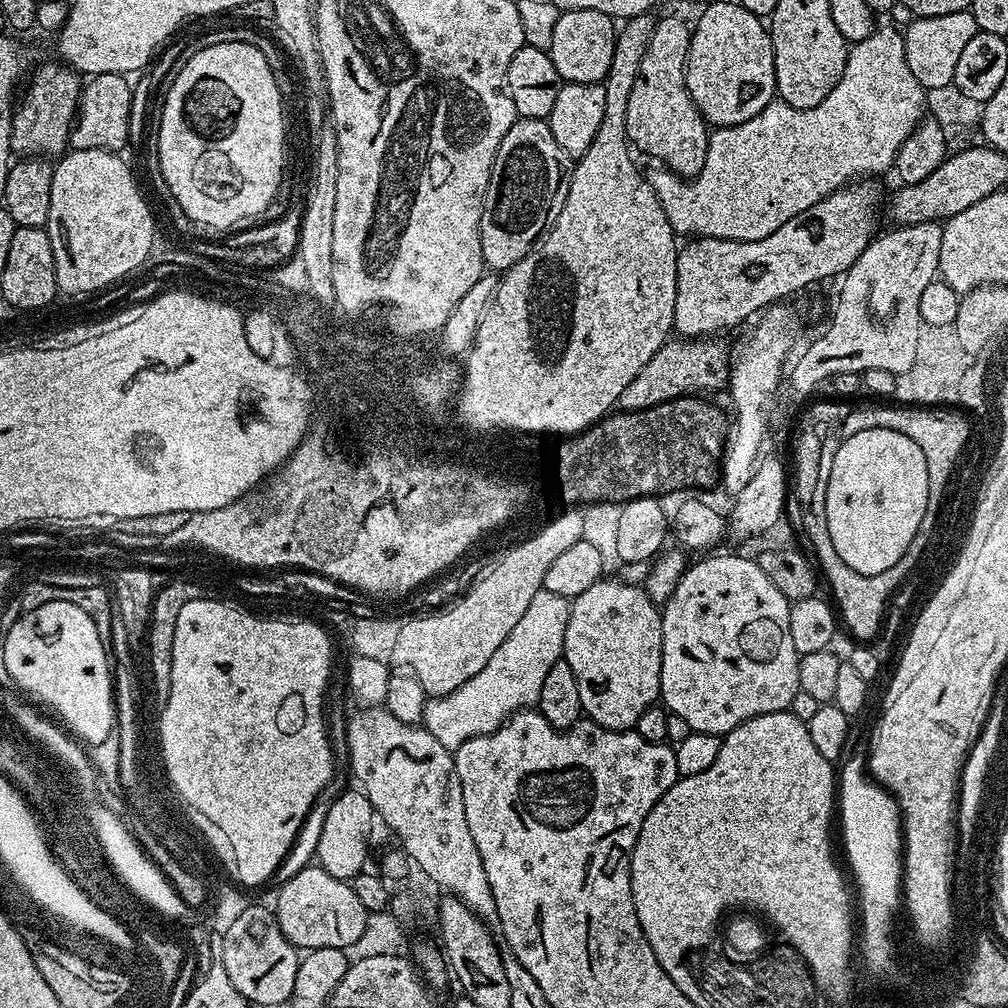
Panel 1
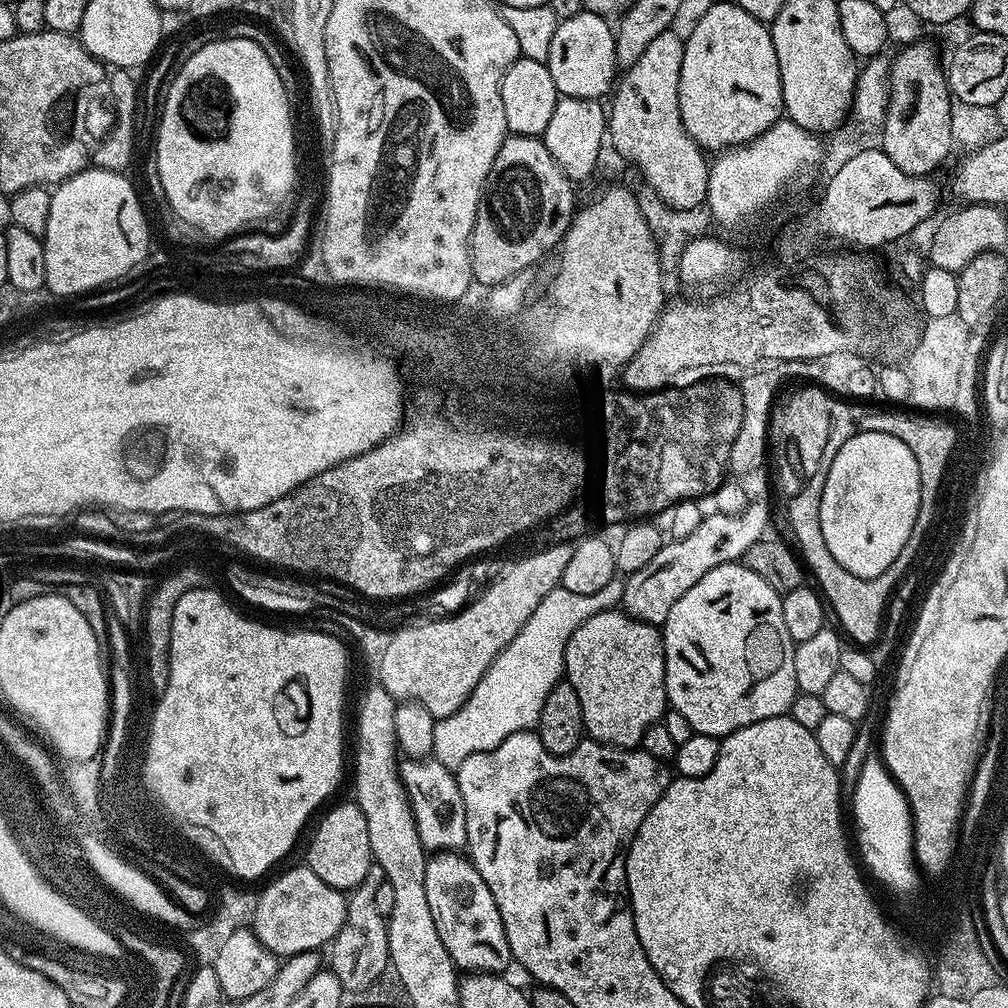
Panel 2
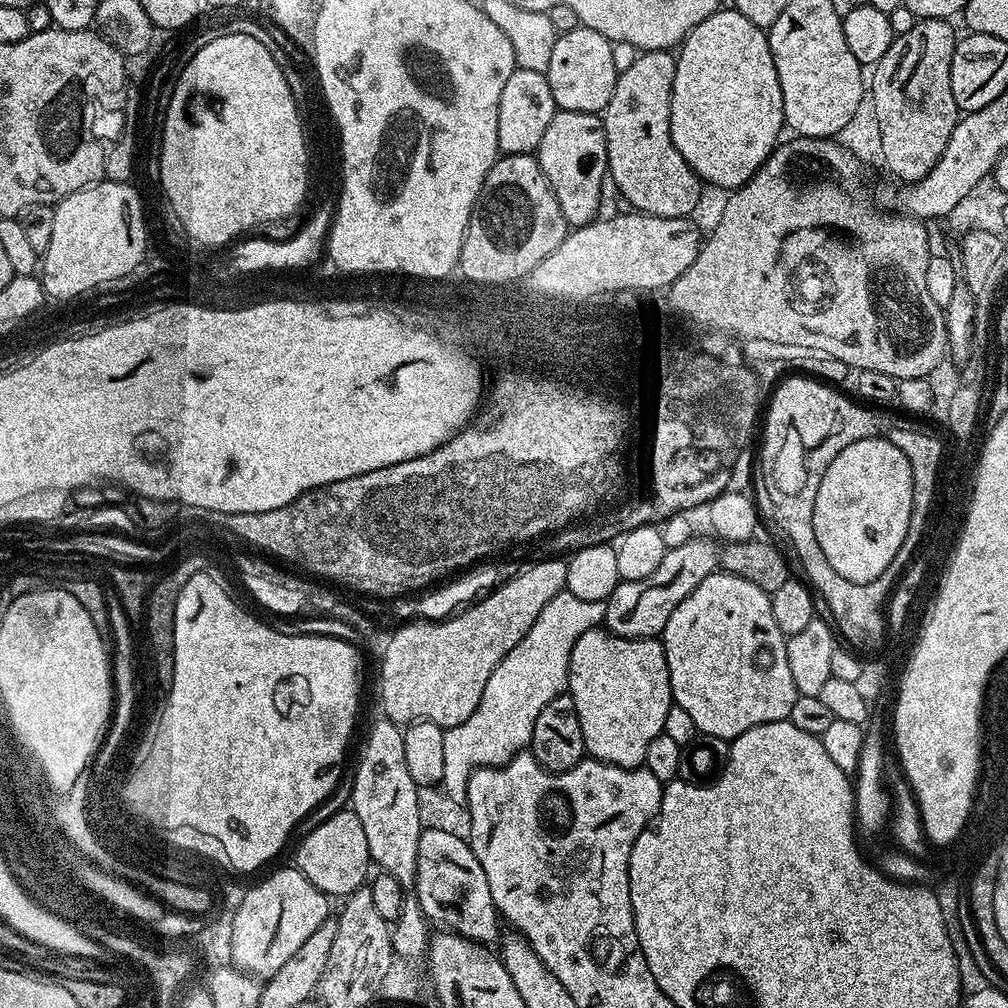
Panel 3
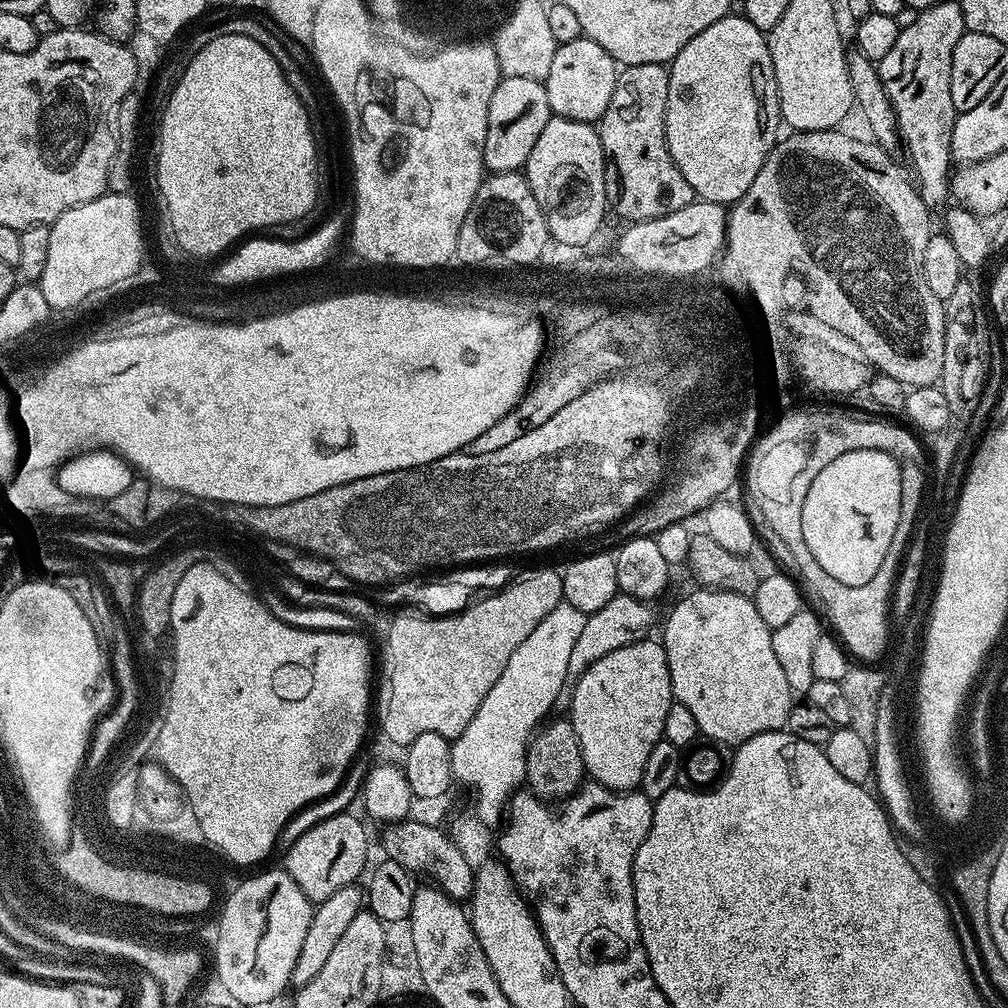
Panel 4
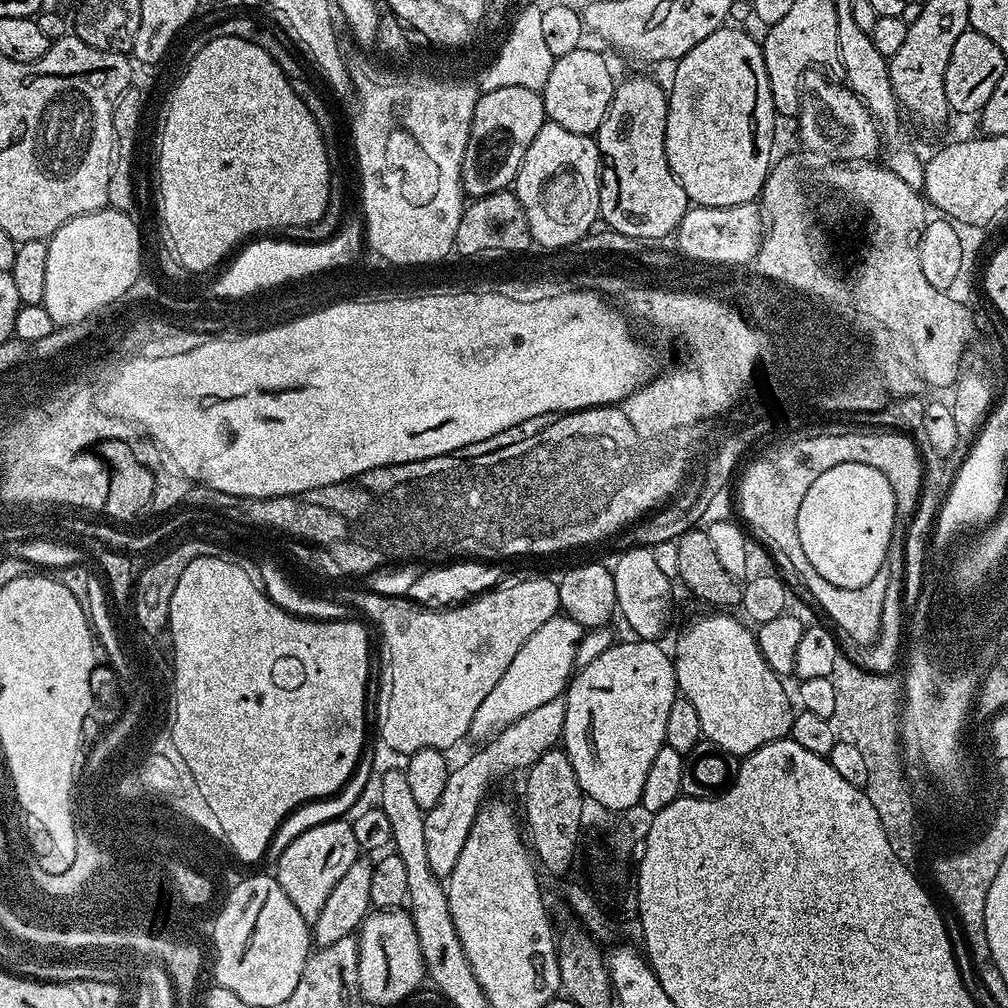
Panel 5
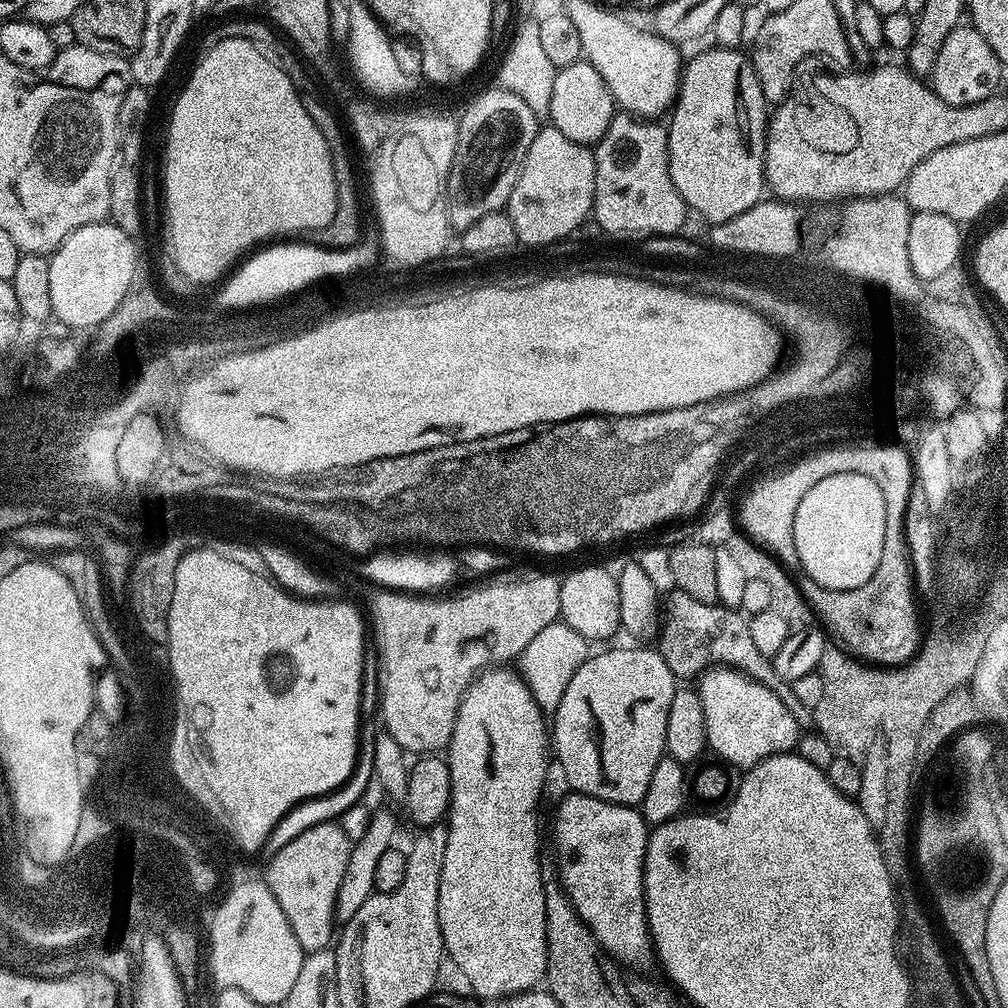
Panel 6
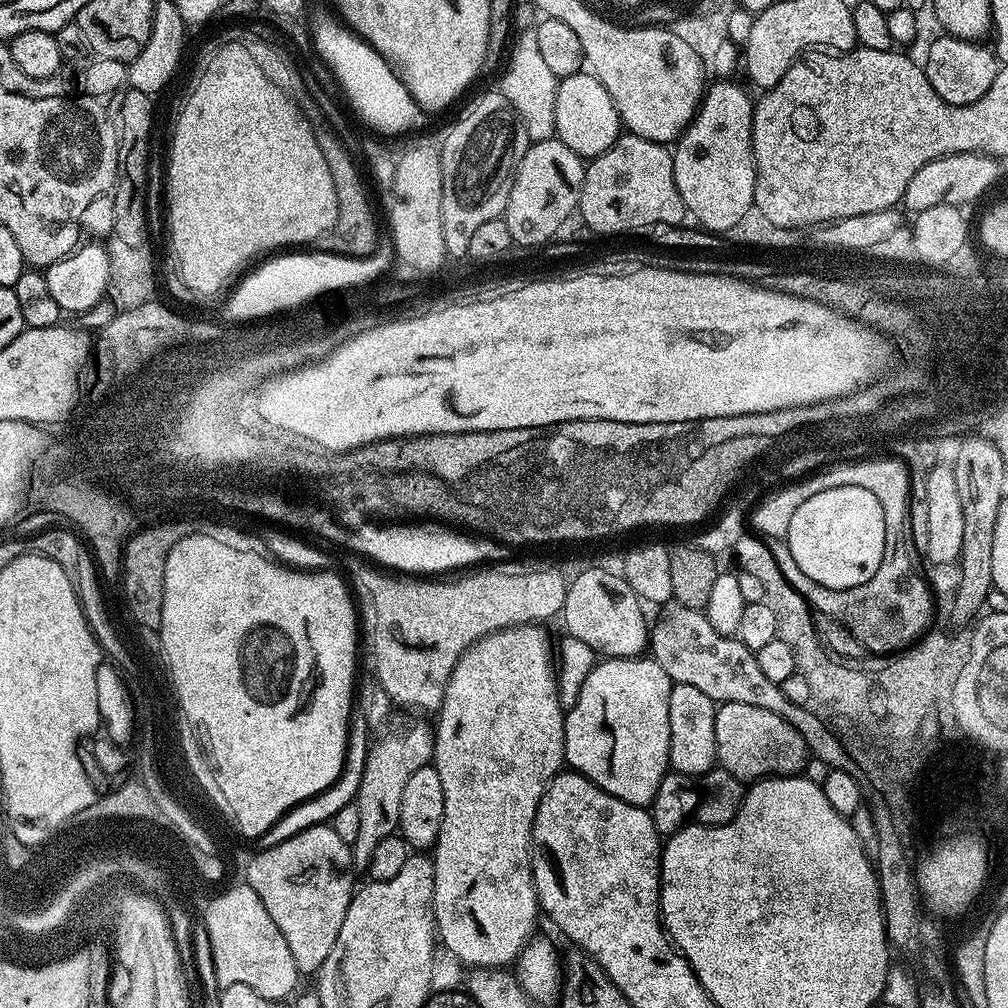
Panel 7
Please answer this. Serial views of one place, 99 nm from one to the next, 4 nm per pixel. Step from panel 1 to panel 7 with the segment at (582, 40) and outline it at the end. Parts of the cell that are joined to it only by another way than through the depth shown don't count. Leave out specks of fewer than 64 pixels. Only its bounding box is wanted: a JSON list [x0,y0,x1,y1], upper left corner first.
[555,70,622,158]

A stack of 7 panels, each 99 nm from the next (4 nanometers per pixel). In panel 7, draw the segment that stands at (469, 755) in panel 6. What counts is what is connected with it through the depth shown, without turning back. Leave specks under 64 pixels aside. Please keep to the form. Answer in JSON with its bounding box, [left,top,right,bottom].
[430,624,565,970]

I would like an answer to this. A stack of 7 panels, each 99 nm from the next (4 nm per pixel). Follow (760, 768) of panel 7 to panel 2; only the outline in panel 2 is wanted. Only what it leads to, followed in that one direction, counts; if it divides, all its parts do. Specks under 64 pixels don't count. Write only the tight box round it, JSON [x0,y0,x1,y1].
[662,562,798,738]

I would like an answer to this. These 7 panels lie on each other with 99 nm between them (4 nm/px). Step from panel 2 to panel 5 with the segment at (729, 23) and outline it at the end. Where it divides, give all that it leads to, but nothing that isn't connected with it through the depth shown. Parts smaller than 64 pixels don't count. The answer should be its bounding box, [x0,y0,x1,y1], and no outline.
[664,26,778,208]

